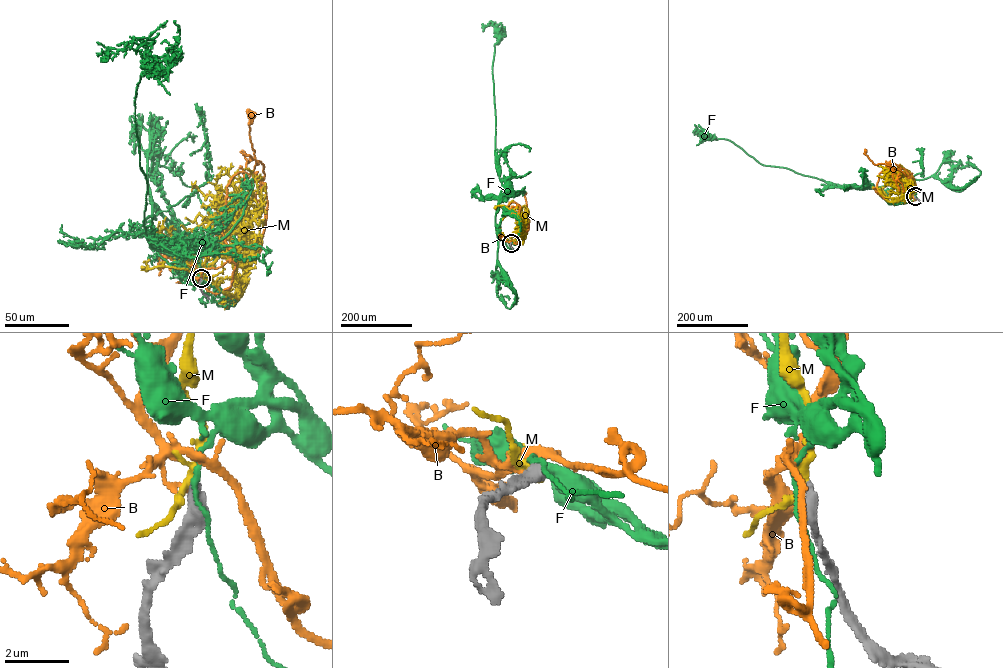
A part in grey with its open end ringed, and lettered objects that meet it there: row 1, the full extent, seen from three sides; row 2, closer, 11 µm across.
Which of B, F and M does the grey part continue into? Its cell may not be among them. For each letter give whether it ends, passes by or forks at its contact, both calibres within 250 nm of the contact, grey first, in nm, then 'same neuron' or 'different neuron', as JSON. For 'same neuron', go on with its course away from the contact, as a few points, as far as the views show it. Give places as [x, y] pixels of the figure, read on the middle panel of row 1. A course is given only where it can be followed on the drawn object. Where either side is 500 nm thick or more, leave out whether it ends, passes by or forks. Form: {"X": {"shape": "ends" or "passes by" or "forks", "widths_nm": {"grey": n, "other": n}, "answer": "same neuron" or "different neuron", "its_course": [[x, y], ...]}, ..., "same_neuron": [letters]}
{"B": {"shape": "ends", "widths_nm": {"grey": 440, "other": 140}, "answer": "different neuron"}, "F": {"widths_nm": {"grey": 500, "other": 110}, "answer": "different neuron"}, "M": {"shape": "forks", "widths_nm": {"grey": 440, "other": 170}, "answer": "different neuron"}, "same_neuron": []}

